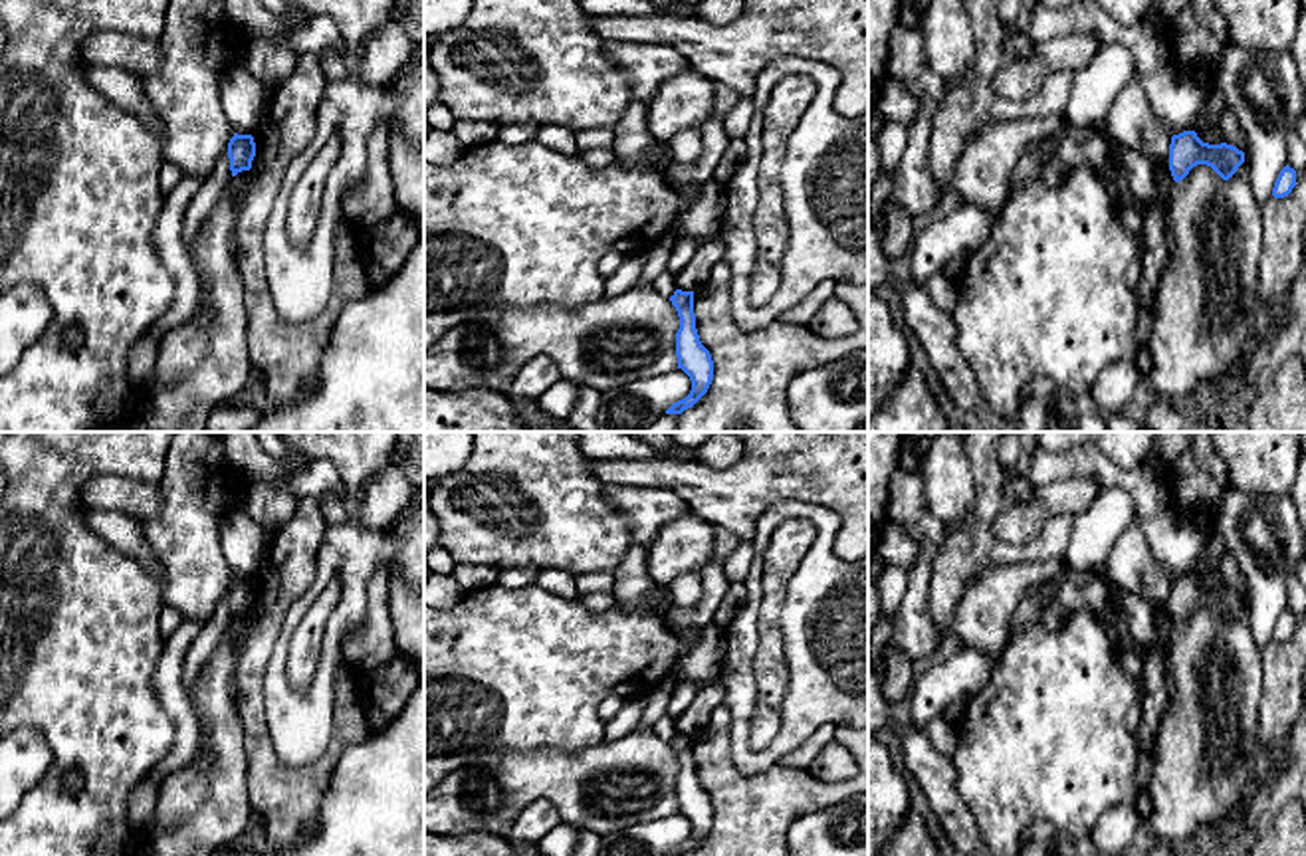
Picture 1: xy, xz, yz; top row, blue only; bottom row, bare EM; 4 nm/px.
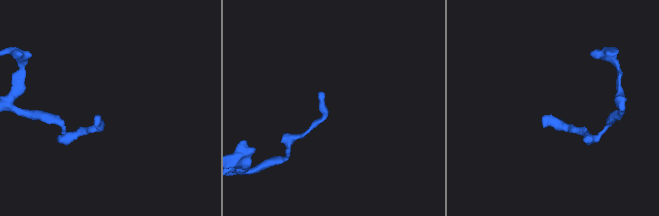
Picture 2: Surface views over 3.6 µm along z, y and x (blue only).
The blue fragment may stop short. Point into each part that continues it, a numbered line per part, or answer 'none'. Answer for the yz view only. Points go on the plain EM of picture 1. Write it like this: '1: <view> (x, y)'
none

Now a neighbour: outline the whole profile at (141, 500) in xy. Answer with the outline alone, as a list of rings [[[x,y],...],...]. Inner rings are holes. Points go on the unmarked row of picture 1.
[[[101,474],[83,483],[81,499],[87,507],[113,509],[145,521],[163,507],[164,491],[159,482],[135,482]]]

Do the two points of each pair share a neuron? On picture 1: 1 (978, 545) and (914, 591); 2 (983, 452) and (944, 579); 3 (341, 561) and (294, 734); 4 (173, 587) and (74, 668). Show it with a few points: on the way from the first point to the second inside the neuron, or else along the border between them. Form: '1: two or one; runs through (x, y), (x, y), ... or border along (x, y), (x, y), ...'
1: two; border along (942, 535), (930, 573), (930, 617), (936, 627)
2: one; runs through (985, 484), (985, 510), (968, 547)
3: one; runs through (349, 605), (331, 639), (331, 662), (322, 690)
4: two; border along (153, 579), (163, 605)

